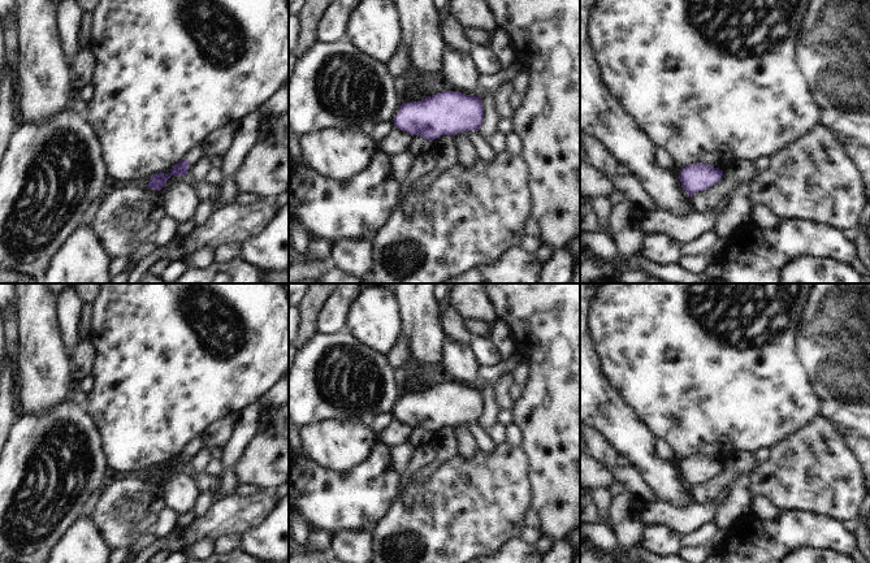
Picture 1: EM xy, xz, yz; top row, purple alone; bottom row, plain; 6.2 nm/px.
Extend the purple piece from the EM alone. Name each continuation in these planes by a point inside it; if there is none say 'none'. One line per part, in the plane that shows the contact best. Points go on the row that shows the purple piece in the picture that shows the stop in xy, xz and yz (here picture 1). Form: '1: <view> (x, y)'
1: xy (195, 152)

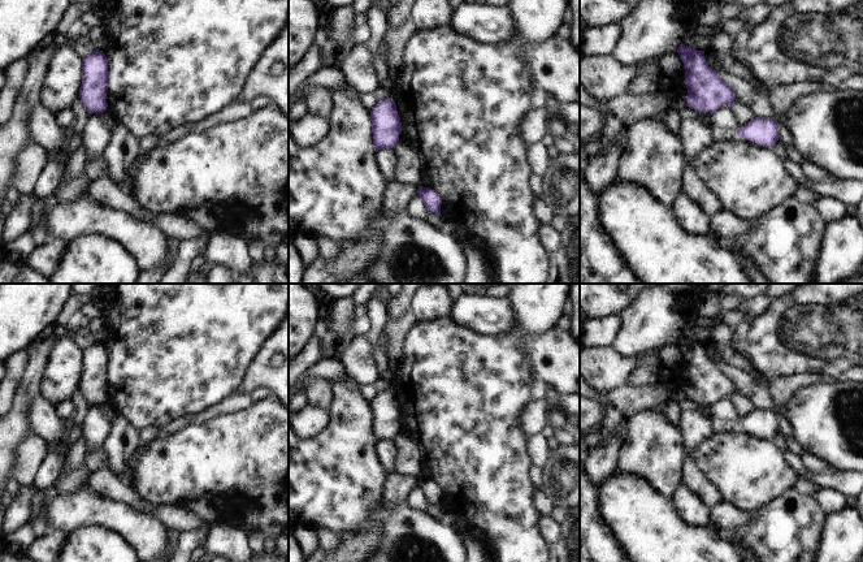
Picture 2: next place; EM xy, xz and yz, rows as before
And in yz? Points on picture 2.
none

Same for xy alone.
none

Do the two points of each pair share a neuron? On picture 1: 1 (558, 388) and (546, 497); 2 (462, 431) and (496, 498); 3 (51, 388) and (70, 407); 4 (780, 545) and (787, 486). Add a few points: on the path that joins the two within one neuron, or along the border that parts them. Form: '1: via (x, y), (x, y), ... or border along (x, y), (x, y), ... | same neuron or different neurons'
1: via (558, 415), (555, 470) | same neuron
2: border along (477, 449), (467, 458), (457, 455) | different neurons
3: border along (70, 395), (55, 407), (37, 415) | different neurons
4: border along (780, 509), (801, 509), (814, 514) | different neurons

